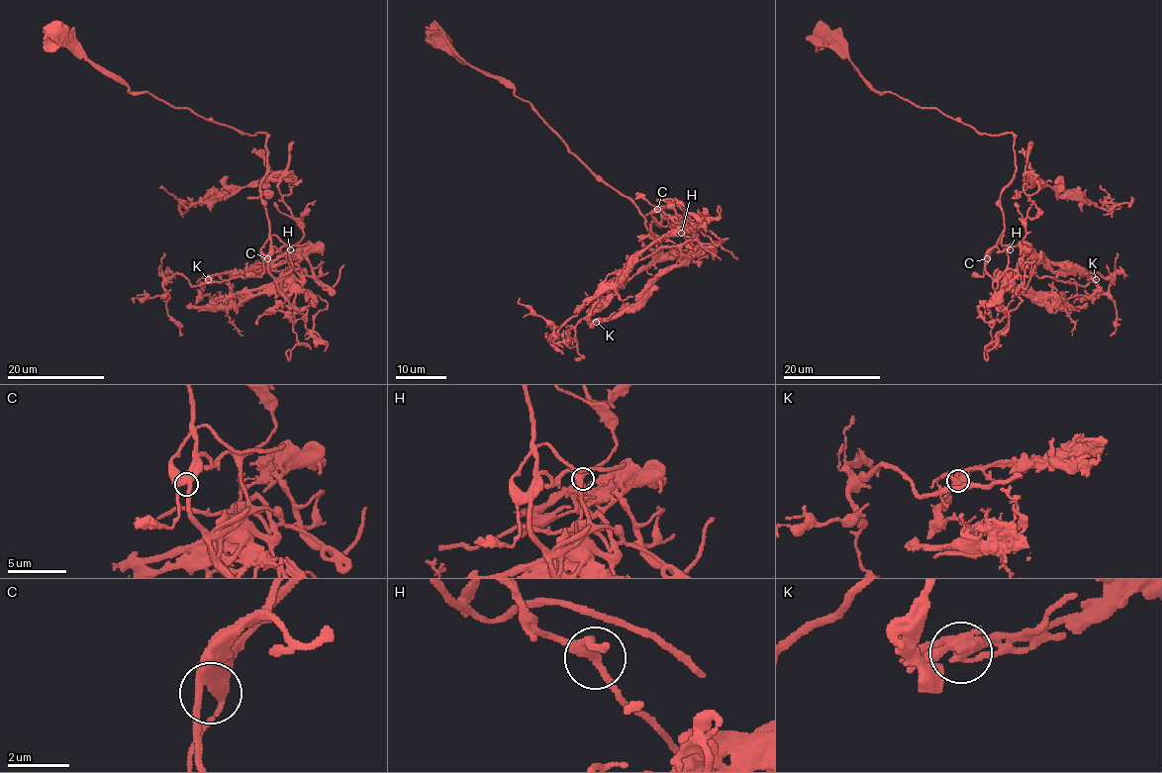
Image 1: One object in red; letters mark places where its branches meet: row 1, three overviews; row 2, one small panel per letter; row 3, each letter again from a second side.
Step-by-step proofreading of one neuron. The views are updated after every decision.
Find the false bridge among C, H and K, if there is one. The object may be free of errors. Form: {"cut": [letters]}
{"cut": ["K"]}

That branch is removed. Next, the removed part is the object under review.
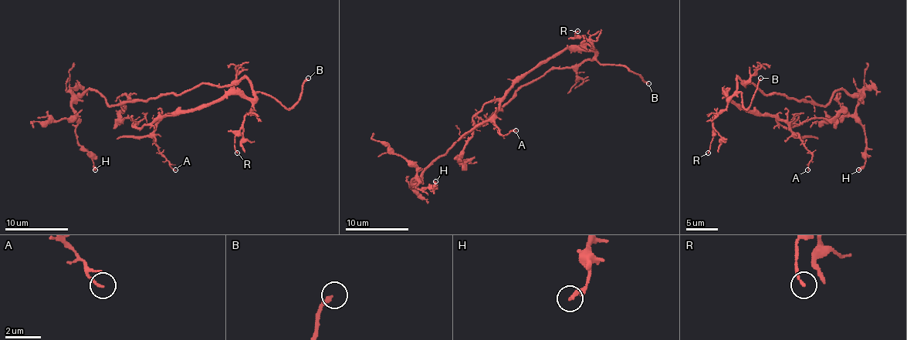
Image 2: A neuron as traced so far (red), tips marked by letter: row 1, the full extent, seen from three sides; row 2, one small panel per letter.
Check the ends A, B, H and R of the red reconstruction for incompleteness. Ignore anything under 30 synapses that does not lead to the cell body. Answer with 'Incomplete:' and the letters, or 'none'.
Incomplete: B

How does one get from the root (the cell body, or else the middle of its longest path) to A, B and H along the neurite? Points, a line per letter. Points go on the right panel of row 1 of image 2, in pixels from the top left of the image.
A: (746, 86), (738, 78), (736, 91), (729, 99), (725, 94), (741, 108), (784, 121), (813, 156), (807, 170)
B: (746, 86), (738, 78), (736, 79), (736, 91), (741, 92), (741, 103), (746, 108), (751, 103), (760, 78)
H: (746, 86), (753, 82), (765, 94), (819, 105), (839, 89), (854, 94), (866, 144), (858, 170)

